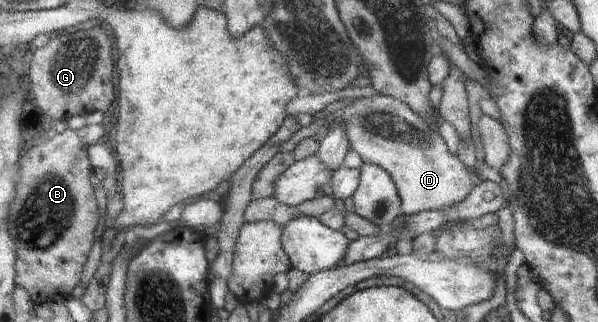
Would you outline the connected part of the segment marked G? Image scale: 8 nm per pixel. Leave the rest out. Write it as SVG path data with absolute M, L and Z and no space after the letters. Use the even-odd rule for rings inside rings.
M102 25L94 26L90 29L79 30L77 32L58 35L50 41L50 44L38 49L32 49L30 55L29 80L32 80L34 96L48 108L50 116L54 120L72 120L72 117L92 114L92 112L105 113L110 104L116 98L114 92L114 82L112 82L112 56L110 56L110 40L102 32Z

